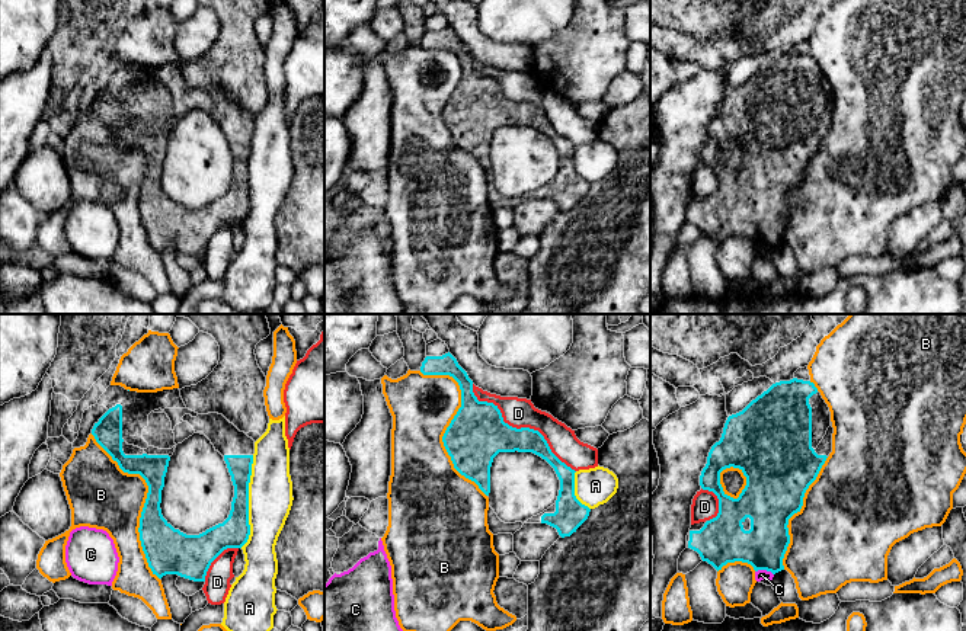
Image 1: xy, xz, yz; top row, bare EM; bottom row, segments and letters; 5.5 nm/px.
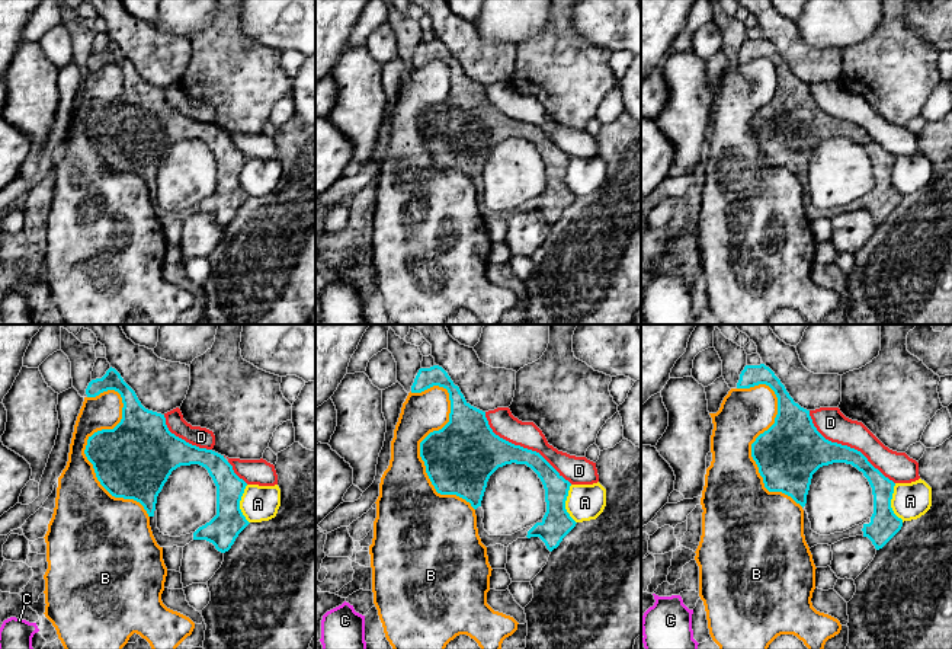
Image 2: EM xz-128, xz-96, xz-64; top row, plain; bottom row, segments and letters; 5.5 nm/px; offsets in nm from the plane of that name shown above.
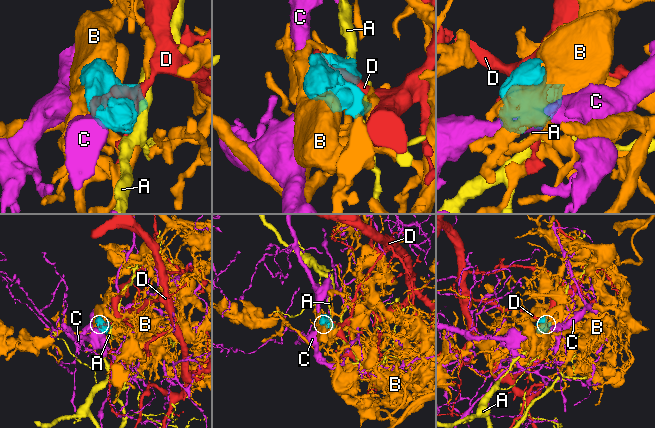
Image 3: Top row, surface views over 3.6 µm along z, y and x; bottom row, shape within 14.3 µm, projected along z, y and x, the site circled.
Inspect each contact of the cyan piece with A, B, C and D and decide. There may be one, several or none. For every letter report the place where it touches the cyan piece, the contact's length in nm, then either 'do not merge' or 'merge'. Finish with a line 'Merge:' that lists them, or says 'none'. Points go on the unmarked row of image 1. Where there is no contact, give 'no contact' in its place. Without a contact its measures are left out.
A: contact xy (248, 176); length 500 nm; do not merge
B: contact xy (146, 175); length 900 nm; do not merge
C: contact yz (764, 243); length 110 nm; do not merge
D: contact xz (521, 102); length 750 nm; do not merge
Merge: none

